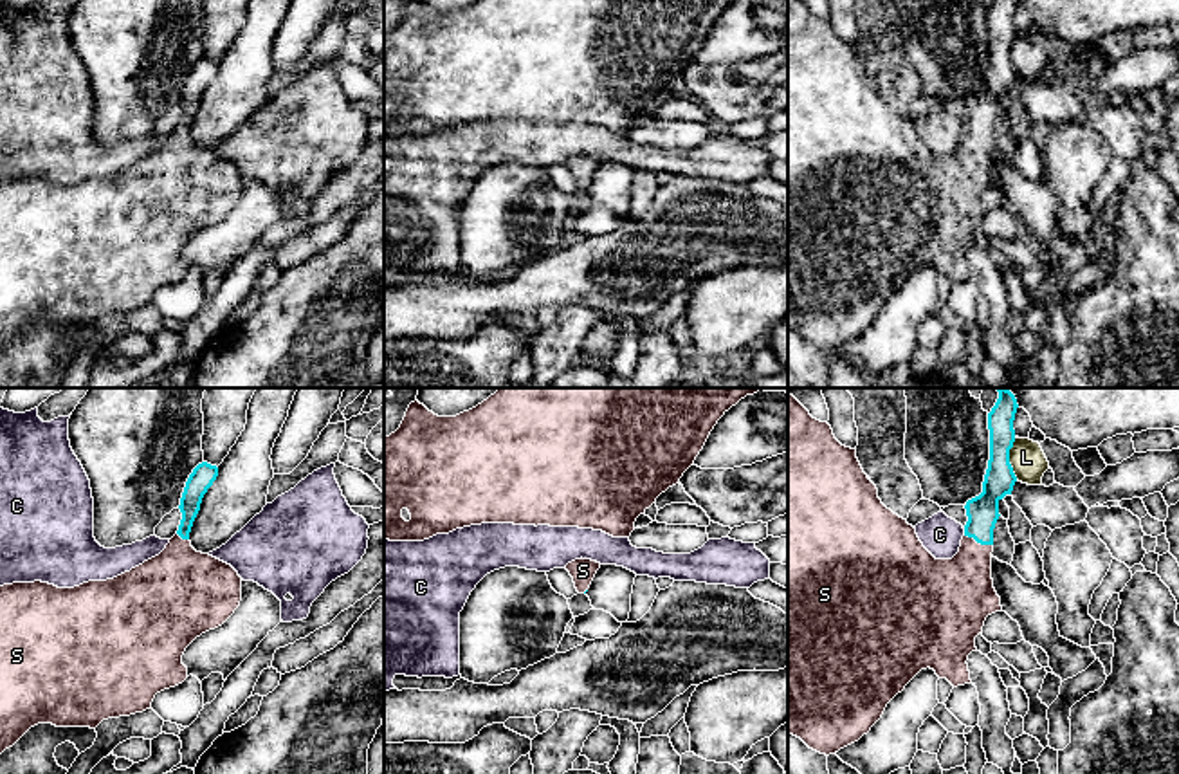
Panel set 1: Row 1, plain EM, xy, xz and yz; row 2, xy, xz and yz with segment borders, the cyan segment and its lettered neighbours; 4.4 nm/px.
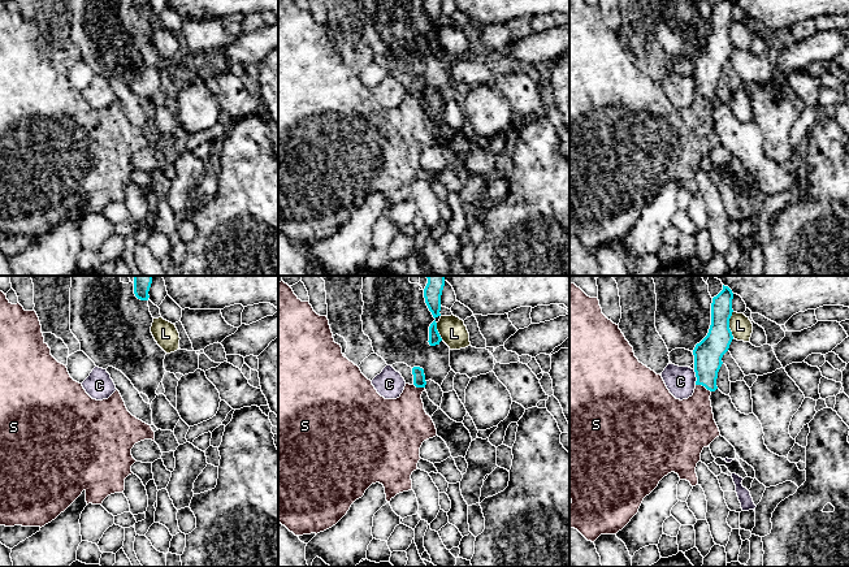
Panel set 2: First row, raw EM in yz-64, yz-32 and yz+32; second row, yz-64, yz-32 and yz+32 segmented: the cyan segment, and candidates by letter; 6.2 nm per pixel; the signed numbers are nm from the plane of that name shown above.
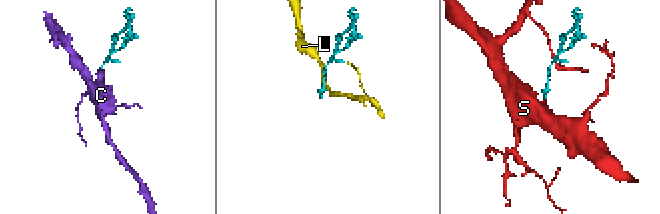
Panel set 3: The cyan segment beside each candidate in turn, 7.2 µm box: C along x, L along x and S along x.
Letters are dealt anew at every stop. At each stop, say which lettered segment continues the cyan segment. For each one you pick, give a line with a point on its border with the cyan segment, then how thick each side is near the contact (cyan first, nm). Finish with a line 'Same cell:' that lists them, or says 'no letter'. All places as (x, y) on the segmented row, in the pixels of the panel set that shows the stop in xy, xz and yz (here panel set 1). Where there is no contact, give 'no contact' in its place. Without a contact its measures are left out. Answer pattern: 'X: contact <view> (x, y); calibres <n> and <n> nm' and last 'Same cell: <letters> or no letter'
S: contact yz (979, 542); calibres 140 and 320 nm
Same cell: S

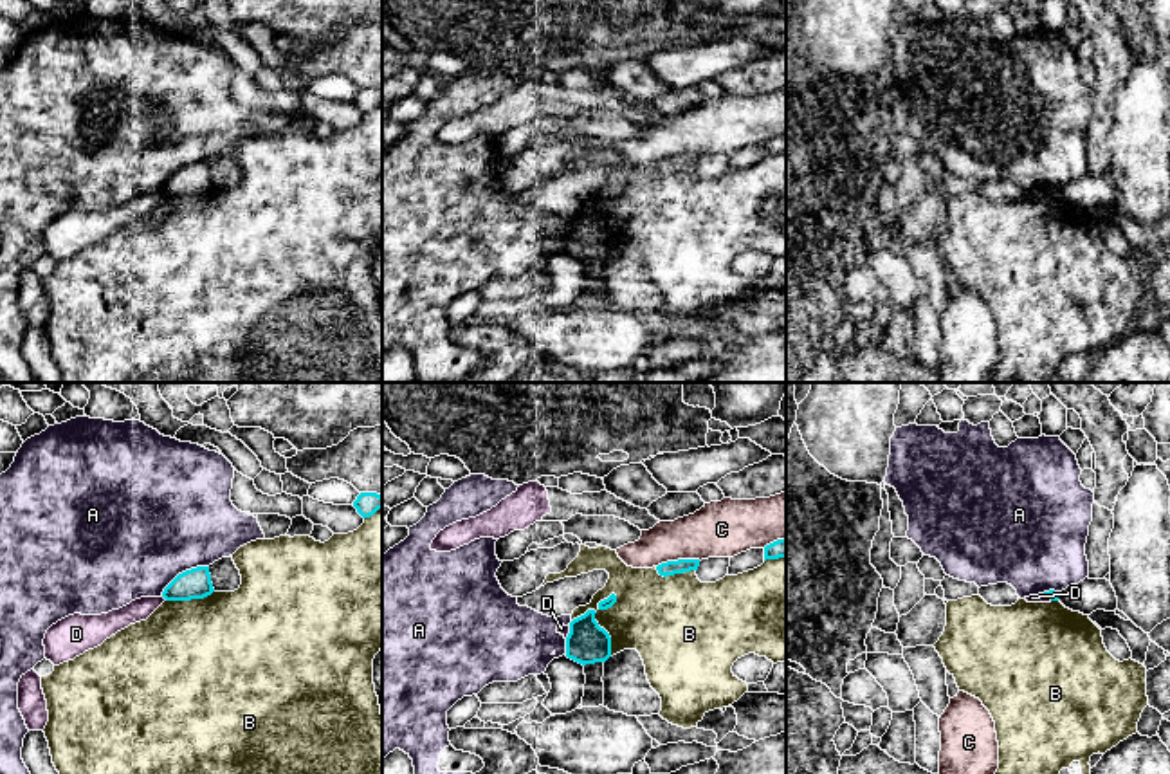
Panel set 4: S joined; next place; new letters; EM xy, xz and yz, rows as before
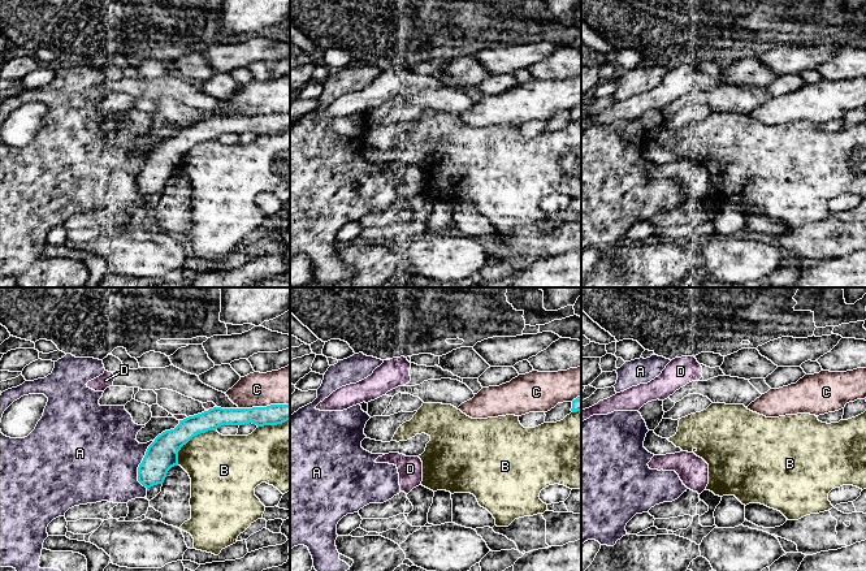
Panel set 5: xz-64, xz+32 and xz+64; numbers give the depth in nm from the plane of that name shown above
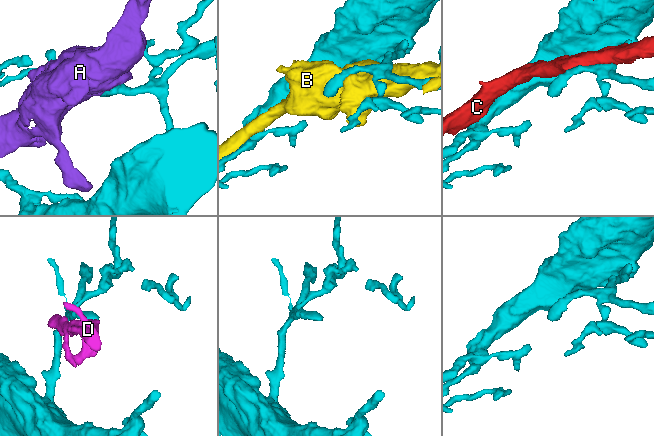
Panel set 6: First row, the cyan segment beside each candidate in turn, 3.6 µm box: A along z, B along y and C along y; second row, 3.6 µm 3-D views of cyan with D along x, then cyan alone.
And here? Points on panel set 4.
Same cell: no letter

